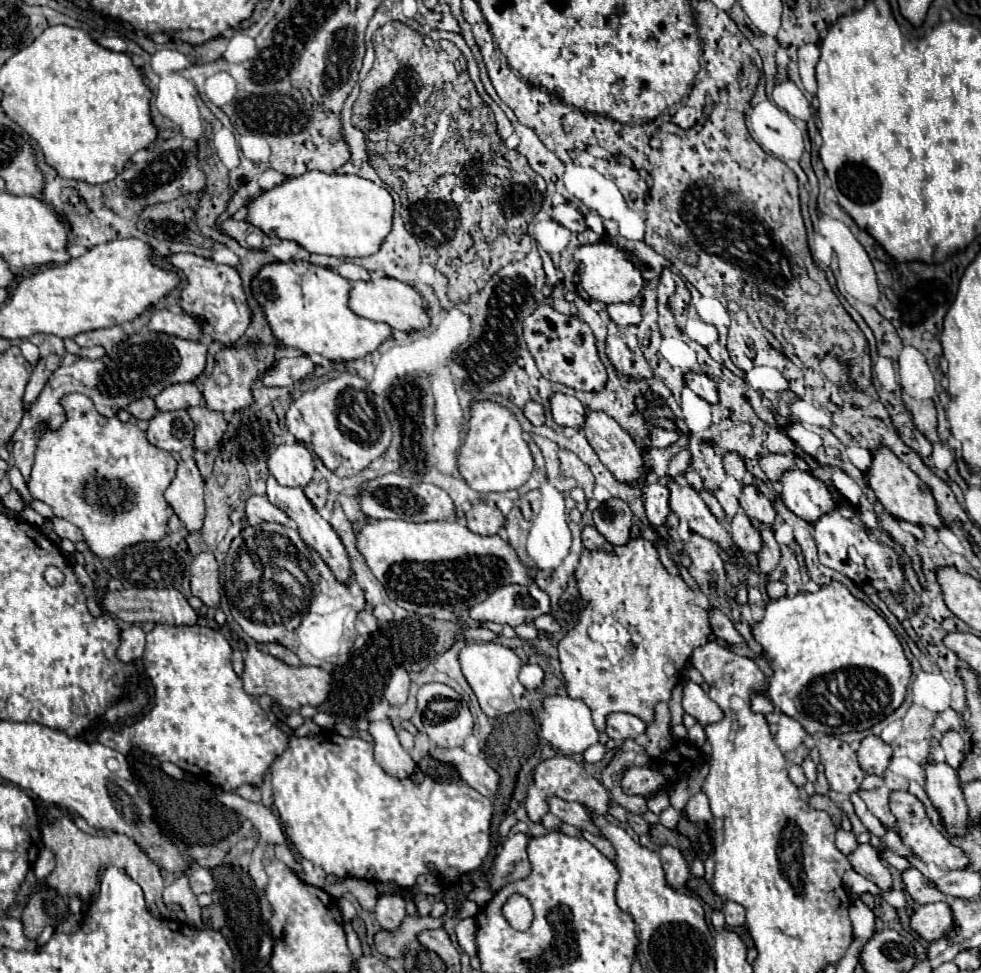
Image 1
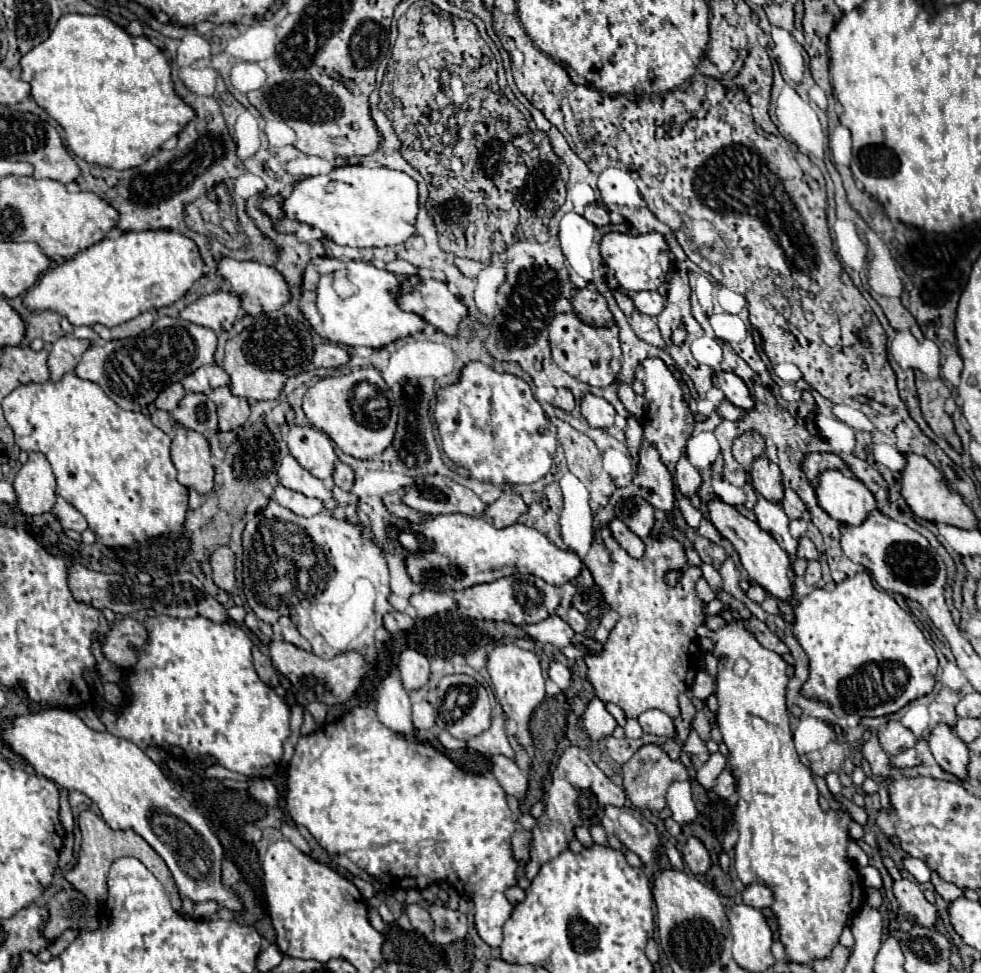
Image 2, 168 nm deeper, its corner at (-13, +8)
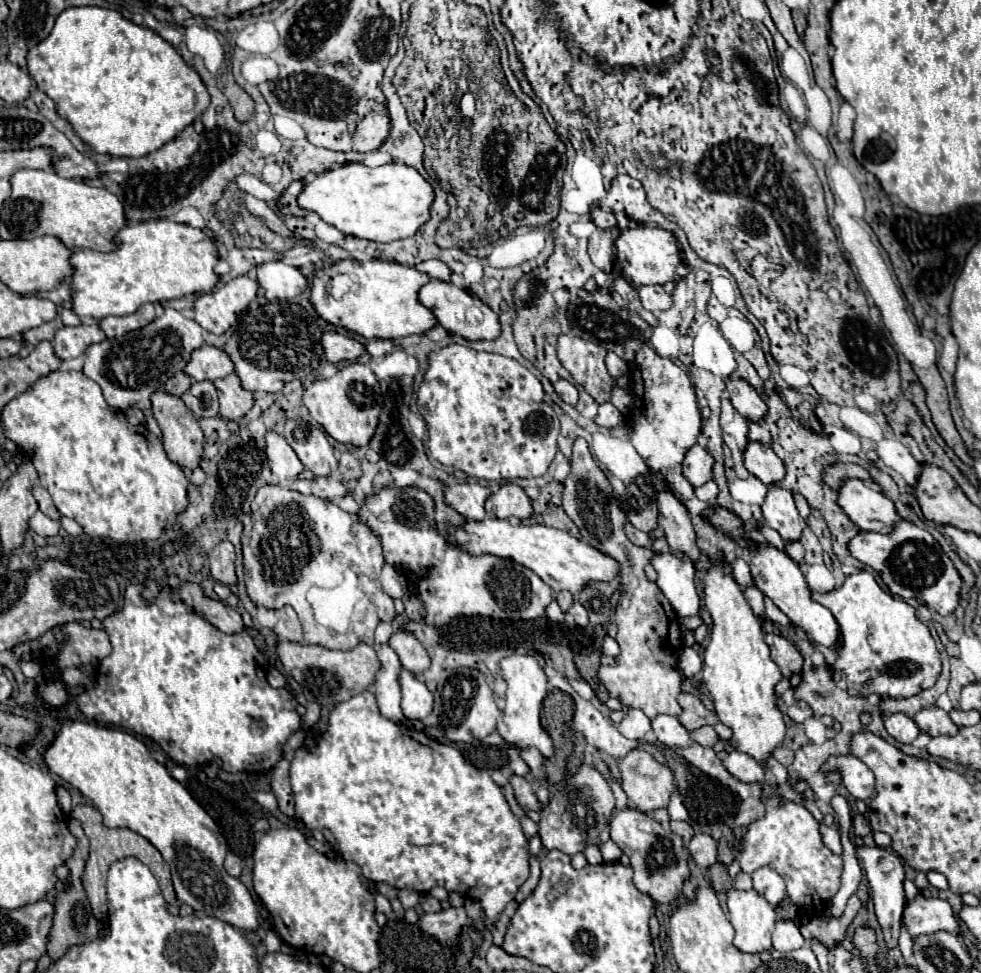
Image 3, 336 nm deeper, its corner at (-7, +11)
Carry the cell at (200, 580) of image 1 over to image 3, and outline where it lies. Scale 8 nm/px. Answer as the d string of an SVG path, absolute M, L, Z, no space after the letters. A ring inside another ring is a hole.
M222 540L212 552L210 552L210 574L216 582L222 582L226 586L236 584L234 574L234 546L228 540Z

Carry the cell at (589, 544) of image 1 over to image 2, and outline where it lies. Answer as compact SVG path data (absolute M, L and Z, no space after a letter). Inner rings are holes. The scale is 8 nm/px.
M612 519L610 529L612 529L612 535L616 537L616 541L618 541L632 557L642 557L642 555L644 555L644 549L646 549L644 541L642 541L638 535L634 535L634 533L628 529L628 525L624 525L620 519Z

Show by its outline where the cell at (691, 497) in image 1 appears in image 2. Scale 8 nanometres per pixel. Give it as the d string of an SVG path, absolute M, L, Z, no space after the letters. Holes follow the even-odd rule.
M716 499L716 501L710 501L708 503L708 511L710 511L710 521L714 523L714 527L722 533L724 539L728 539L738 555L740 555L740 561L744 565L744 569L748 571L750 579L754 579L764 591L768 591L770 595L774 595L776 599L782 599L782 601L792 601L792 595L794 595L794 589L792 589L792 577L790 577L790 571L792 571L792 563L786 555L786 551L776 543L776 539L768 533L768 531L762 531L758 527L758 523L746 519L744 515L740 515L736 511L736 507L732 505L726 505L724 501Z

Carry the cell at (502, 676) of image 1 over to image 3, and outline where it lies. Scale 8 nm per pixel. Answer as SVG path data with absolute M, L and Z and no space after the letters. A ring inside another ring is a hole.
M512 654L500 660L500 678L506 682L506 706L504 718L498 722L498 734L518 750L538 748L542 756L550 758L554 754L550 736L540 726L540 706L546 696L546 676L538 660L530 654Z

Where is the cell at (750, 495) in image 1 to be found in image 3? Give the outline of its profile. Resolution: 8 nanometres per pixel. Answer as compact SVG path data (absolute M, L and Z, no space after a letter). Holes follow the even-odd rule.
M750 442L746 446L744 466L766 486L772 486L784 478L782 460L772 452L770 446L764 446L760 442Z

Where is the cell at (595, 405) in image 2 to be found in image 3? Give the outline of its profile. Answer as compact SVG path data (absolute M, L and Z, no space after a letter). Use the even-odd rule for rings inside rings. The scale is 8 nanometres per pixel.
M604 402L604 404L598 406L598 414L596 414L594 422L598 426L604 426L604 428L614 428L614 426L618 426L622 422L622 414L614 408L614 404Z

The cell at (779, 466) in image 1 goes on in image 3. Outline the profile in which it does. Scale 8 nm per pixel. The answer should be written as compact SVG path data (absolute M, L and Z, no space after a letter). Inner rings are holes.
M842 462L828 464L822 470L822 480L832 490L840 488L840 480L846 480L846 478L860 478L860 480L864 480L864 478L868 478L868 472L862 466L858 466L858 464L842 464Z

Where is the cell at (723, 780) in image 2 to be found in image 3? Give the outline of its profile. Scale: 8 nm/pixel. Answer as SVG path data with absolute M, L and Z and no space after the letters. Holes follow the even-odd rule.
M734 750L722 760L722 764L736 780L740 780L744 784L754 784L754 782L764 780L762 764L756 764L756 760L752 760L752 756L748 756L748 754Z

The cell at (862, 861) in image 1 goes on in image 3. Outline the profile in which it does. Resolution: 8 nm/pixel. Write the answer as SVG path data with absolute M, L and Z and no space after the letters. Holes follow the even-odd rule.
M916 894L906 902L904 924L912 936L932 934L938 930L960 934L960 926L950 904L940 898L924 898L922 894Z

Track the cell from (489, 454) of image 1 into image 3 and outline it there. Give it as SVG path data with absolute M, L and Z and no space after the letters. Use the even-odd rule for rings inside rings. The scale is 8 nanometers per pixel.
M450 344L430 354L430 368L418 390L418 408L428 424L428 448L432 458L444 466L458 468L468 476L482 480L512 480L542 476L554 454L558 438L558 416L544 402L544 390L538 378L514 358L476 352L468 346Z

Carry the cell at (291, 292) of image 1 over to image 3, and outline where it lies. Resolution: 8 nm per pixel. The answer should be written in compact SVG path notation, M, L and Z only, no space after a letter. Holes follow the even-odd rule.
M340 260L332 266L314 270L310 302L324 322L366 340L424 334L436 326L432 312L418 302L418 290L428 280L426 274L398 262Z

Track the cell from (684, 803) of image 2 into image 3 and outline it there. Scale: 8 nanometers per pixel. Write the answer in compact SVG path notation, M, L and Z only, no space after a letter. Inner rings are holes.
M674 790L672 792L672 796L670 796L670 802L668 802L668 814L670 814L670 818L672 820L688 820L688 810L686 810L686 806L684 806L684 802L682 802L682 796L680 796L680 792L678 790Z

